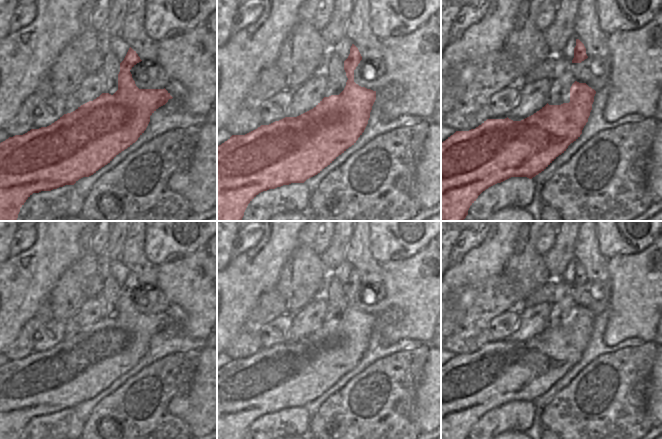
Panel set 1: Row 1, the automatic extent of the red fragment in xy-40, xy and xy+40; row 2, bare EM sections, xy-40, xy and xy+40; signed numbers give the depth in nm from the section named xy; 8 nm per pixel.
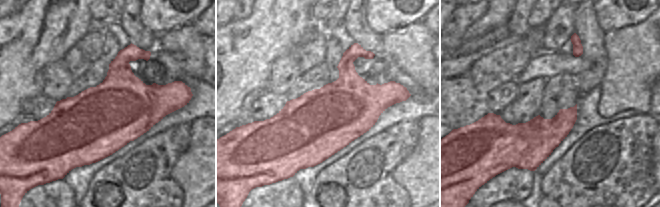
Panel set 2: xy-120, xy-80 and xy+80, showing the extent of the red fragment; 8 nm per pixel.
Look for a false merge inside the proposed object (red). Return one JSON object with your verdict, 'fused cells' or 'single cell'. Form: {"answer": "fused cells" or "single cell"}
{"answer": "single cell"}

